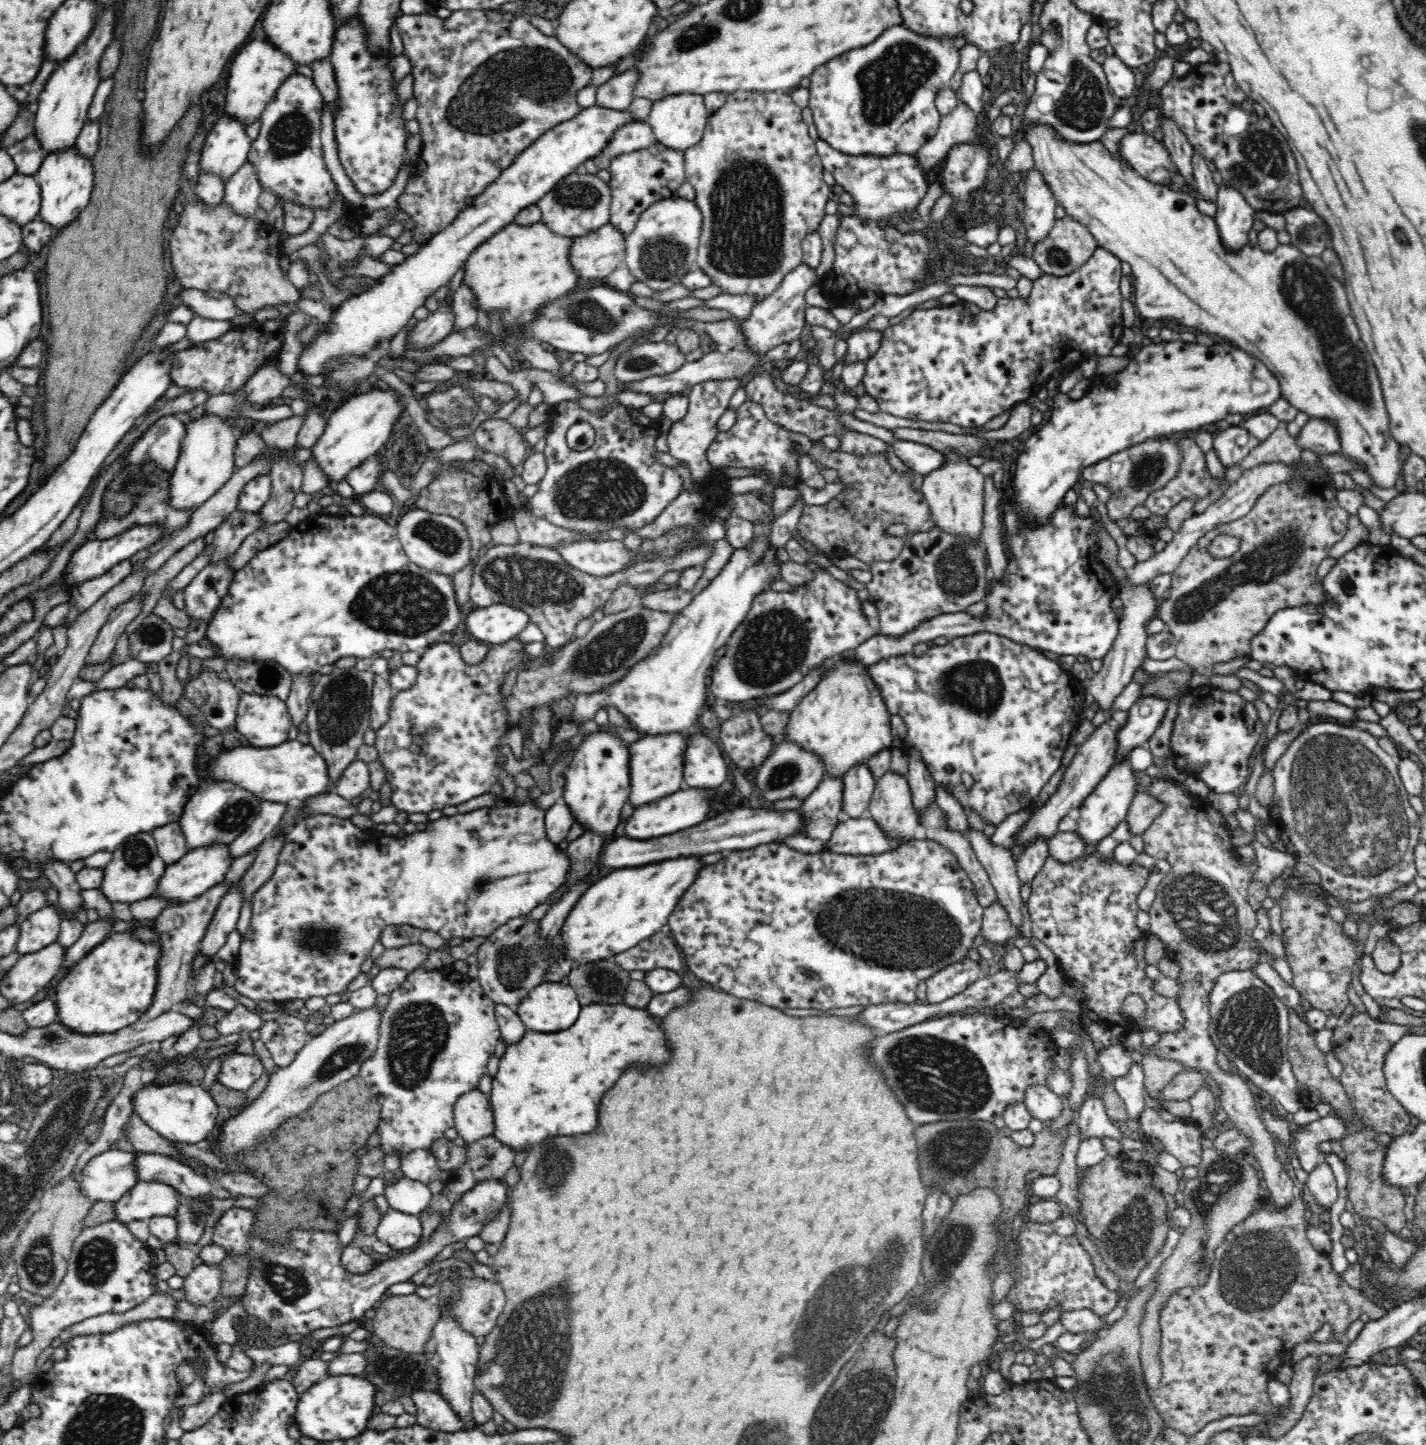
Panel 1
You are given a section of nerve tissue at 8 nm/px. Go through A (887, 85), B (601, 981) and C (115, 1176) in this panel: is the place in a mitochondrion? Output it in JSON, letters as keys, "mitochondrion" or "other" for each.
{"A":"mitochondrion","B":"mitochondrion","C":"other"}

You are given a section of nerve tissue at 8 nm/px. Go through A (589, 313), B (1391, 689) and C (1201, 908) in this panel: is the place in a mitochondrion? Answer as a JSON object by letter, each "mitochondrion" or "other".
{"A":"mitochondrion","B":"other","C":"mitochondrion"}

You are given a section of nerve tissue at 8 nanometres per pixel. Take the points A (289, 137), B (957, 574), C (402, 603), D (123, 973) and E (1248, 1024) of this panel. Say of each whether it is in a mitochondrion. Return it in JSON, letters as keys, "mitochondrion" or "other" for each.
{"A":"mitochondrion","B":"mitochondrion","C":"mitochondrion","D":"other","E":"mitochondrion"}

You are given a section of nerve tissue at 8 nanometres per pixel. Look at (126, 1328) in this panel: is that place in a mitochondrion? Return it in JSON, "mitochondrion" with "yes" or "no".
{"mitochondrion":"no"}

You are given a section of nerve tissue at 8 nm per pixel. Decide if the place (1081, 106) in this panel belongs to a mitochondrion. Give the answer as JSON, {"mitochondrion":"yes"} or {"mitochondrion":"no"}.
{"mitochondrion":"yes"}

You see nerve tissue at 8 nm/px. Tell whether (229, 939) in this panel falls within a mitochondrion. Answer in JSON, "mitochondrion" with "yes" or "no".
{"mitochondrion":"no"}

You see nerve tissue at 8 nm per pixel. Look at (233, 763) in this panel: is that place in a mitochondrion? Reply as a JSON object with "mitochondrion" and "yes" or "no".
{"mitochondrion":"no"}

